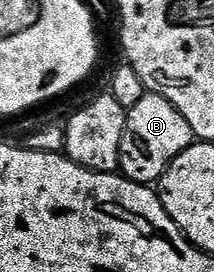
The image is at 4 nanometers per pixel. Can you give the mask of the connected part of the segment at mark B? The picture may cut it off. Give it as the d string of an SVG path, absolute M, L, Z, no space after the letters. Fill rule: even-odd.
M147 92L126 111L118 170L130 182L139 182L142 186L157 184L164 176L168 164L172 164L172 160L176 160L176 156L194 145L195 141L188 120L180 116L178 109L168 100L164 100L164 96Z

